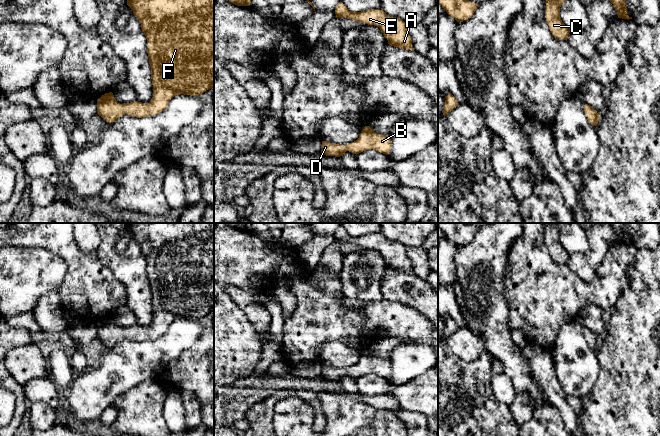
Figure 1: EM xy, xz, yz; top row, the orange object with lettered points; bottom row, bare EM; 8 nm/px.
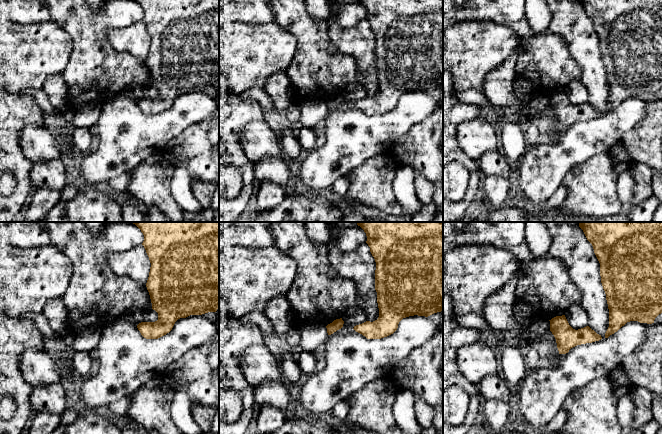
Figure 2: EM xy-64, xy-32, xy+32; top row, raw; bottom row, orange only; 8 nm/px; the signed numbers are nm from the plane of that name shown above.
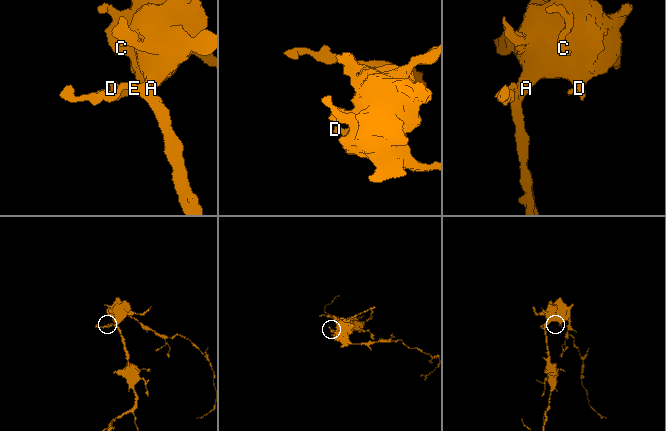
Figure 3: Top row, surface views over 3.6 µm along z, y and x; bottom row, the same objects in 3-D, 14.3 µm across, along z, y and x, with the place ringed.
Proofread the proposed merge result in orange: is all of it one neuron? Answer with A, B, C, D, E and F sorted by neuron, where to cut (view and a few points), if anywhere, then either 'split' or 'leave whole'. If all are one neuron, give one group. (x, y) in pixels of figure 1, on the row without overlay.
groups A B C D E F; cut none; leave whole

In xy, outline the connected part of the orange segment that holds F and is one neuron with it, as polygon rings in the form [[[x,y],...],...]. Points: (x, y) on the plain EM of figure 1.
[[[127,223],[127,229],[139,244],[147,263],[153,321],[149,327],[138,325],[120,328],[112,316],[97,324],[98,339],[113,347],[123,338],[142,342],[162,336],[170,324],[180,318],[198,320],[214,311],[214,223]]]

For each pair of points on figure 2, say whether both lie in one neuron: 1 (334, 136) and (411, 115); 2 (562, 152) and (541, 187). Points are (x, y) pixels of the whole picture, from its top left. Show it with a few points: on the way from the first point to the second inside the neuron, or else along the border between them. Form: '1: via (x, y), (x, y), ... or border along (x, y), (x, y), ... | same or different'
1: via (353, 136), (371, 137), (392, 125) | same
2: via (553, 161), (541, 173), (541, 178) | same

